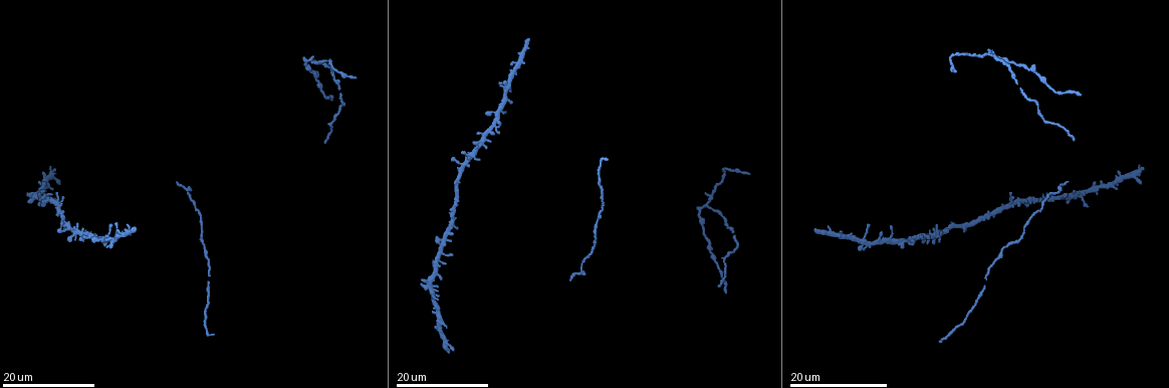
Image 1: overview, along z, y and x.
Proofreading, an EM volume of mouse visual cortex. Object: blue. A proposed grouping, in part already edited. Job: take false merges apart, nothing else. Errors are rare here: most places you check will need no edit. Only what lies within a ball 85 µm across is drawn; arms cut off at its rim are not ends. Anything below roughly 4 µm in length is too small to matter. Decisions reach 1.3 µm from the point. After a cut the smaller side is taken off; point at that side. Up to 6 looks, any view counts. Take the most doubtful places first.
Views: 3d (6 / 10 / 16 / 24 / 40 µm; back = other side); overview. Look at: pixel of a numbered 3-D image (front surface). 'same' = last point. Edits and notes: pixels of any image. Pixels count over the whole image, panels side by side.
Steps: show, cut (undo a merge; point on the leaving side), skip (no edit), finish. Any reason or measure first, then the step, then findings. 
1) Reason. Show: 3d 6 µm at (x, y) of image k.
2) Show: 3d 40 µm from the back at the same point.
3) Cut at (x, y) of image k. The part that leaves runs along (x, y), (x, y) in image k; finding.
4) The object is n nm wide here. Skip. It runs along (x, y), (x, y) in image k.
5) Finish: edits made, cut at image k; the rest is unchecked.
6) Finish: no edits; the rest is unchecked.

Branch point. Show: 3d 24 µm at (707, 206) of image 1.

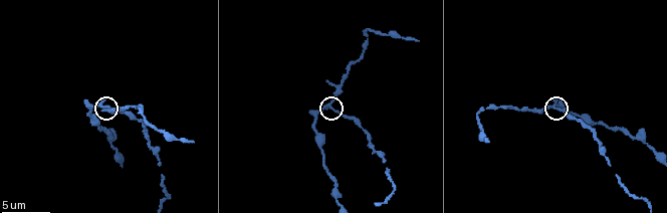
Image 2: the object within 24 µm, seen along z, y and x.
Show: 3d 10 µm at (103, 105) of image 2.

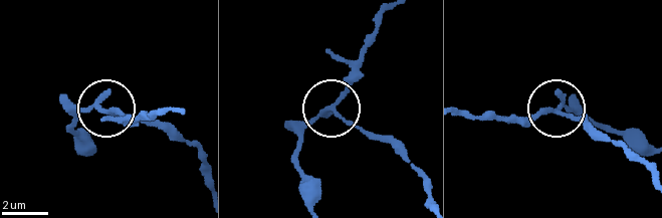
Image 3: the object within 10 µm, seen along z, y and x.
The object is 200 nm wide here. Skip. It runs along (200, 150), (109, 110), (135, 116) in image 3; one neuron here.

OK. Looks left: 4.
Small branch off a trunk. Show: 3d 24 µm at (907, 241) of image 1.

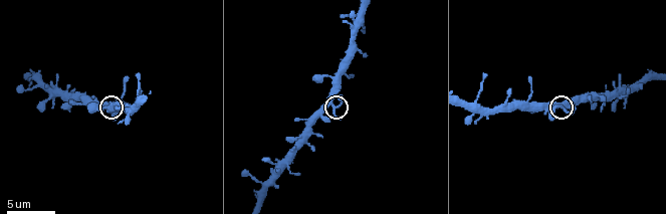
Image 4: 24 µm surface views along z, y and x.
Show: 3d 10 µm at (561, 109) of image 4.

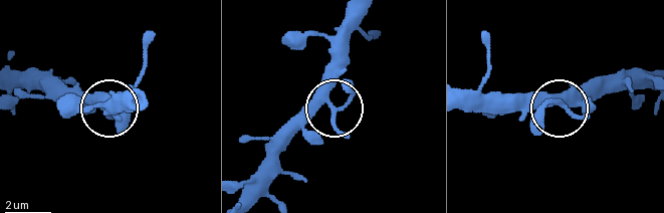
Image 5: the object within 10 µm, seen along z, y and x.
Skip. It runs along (18, 69), (58, 77), (104, 104) in image 5; continuous, no second neuron.

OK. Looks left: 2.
Show: 3d 16 µm at (1057, 191) of image 1.

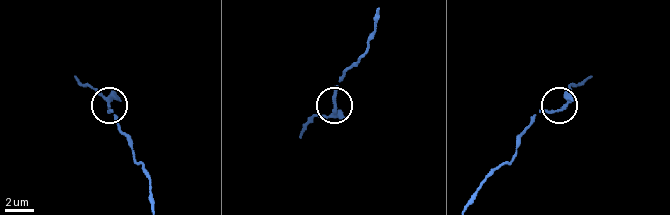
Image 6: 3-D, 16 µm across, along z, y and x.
Show: 3d 6 µm at (332, 112) of image 6.

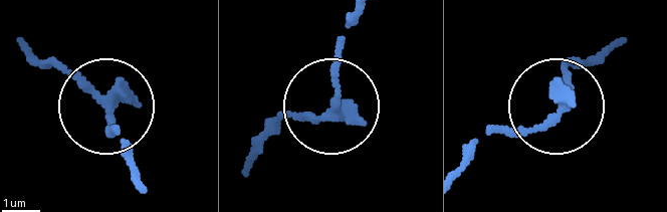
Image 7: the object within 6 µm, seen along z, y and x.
Skip. It runs along (27, 60), (81, 79), (120, 138) in image 7; one neuron here.

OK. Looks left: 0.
Finish: no edits; the rest is unchecked.

